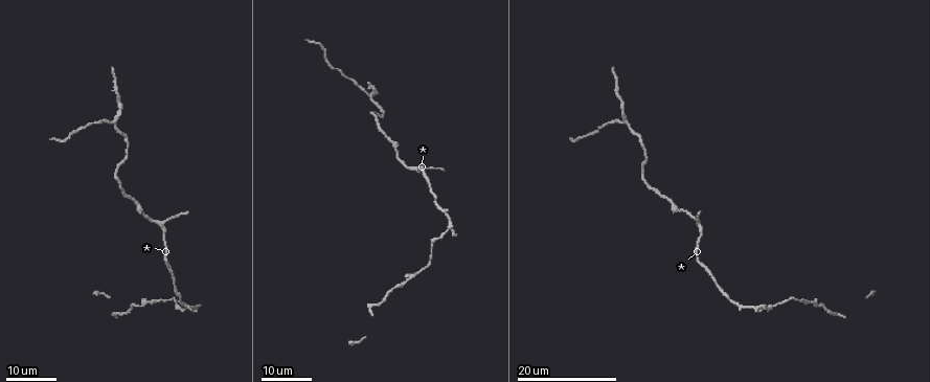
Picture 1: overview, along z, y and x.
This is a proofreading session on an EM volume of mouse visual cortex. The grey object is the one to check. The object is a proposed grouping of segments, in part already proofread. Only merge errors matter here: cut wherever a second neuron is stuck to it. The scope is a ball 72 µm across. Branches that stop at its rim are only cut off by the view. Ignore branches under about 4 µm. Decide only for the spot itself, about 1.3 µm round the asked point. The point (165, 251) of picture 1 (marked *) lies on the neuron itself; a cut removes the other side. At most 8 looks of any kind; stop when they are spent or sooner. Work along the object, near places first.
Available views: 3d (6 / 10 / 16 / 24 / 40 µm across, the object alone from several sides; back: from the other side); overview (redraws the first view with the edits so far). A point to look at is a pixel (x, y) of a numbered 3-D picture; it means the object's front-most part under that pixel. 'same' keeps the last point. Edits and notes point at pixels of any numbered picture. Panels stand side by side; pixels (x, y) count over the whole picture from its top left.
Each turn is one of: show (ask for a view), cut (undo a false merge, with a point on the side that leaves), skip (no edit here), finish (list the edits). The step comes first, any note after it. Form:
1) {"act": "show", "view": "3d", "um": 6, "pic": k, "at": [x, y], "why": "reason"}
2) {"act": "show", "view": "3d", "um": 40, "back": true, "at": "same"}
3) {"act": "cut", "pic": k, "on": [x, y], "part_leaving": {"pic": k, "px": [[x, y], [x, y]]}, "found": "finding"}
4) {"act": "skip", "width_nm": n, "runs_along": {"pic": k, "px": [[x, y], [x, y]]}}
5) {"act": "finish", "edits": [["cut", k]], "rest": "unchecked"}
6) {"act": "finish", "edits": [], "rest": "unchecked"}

{"act": "show", "view": "3d", "um": 16, "pic": 1, "at": [673, 201], "why": "thick turns thin"}

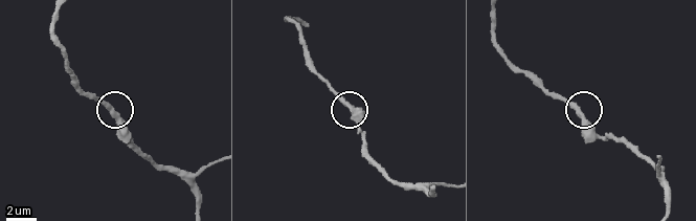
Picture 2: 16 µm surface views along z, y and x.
{"act": "show", "view": "3d", "um": 10, "pic": 2, "at": [578, 114], "why": "closer look"}

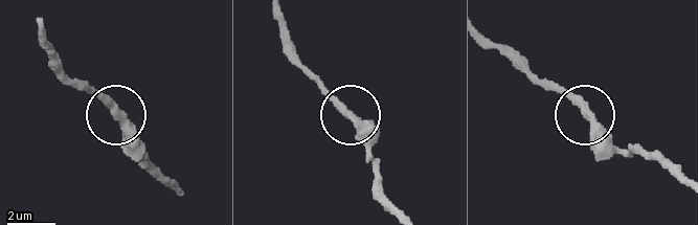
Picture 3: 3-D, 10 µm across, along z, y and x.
{"act": "skip", "width_nm": 350, "runs_along": {"pic": 3, "px": [[684, 181], [661, 159], [607, 139], [548, 81]]}, "found": "continuous, no second neuron"}

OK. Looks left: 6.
{"act": "show", "view": "3d", "um": 24, "pic": 1, "at": [699, 221]}

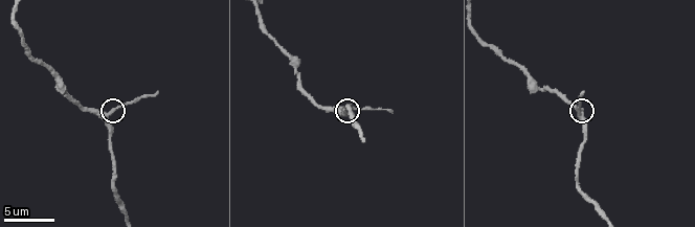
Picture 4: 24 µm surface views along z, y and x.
{"act": "show", "view": "3d", "um": 10, "pic": 4, "at": [107, 114], "why": "zoom in"}

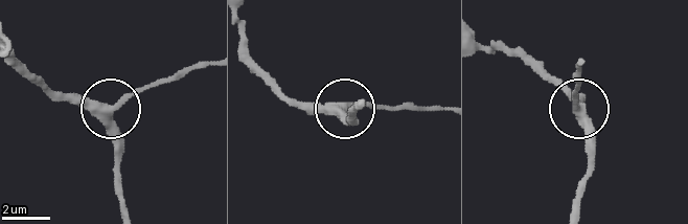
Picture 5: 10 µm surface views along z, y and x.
{"act": "skip", "found": "one neuron here"}

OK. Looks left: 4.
{"act": "show", "view": "3d", "um": 16, "pic": 1, "at": [642, 143], "why": "sudden change in width"}

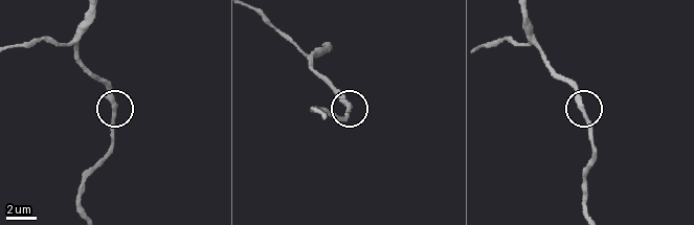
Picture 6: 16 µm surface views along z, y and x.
{"act": "show", "view": "3d", "um": 10, "pic": 6, "at": [582, 103]}

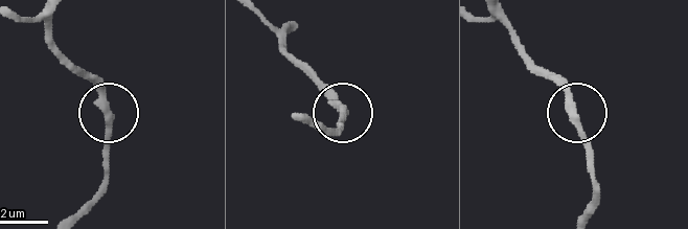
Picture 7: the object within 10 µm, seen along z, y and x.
{"act": "skip", "runs_along": {"pic": 7, "px": [[83, 209], [107, 166], [107, 107], [67, 61]]}, "found": "continuous, no second neuron"}

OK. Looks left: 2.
{"act": "show", "view": "3d", "um": 24, "pic": 1, "at": [116, 119]}

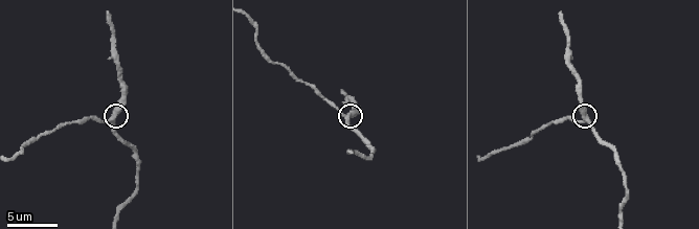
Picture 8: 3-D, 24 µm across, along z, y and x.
{"act": "show", "view": "3d", "um": 6, "pic": 8, "at": [586, 116], "why": "zoom in"}

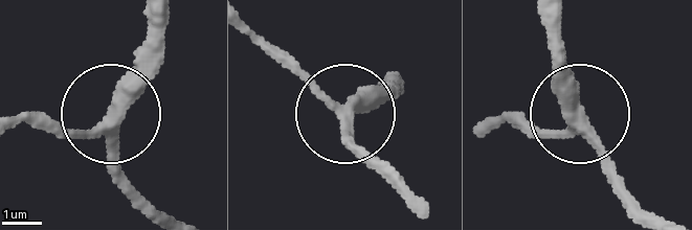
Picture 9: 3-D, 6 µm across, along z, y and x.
{"act": "skip", "width_nm": 310, "runs_along": {"pic": 9, "px": [[160, 209], [124, 169], [110, 110], [127, 70], [168, 23]]}, "found": "all the same neuron"}

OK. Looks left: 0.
{"act": "finish", "edits": [], "rest": "unchecked"}

